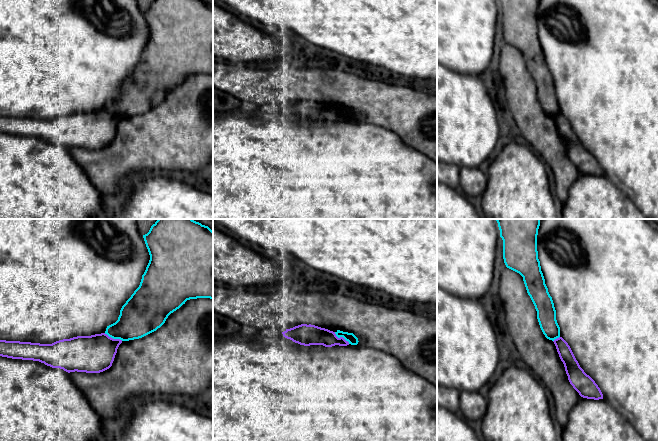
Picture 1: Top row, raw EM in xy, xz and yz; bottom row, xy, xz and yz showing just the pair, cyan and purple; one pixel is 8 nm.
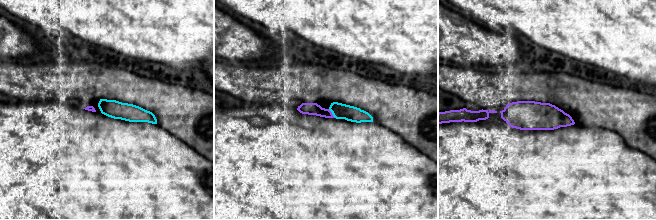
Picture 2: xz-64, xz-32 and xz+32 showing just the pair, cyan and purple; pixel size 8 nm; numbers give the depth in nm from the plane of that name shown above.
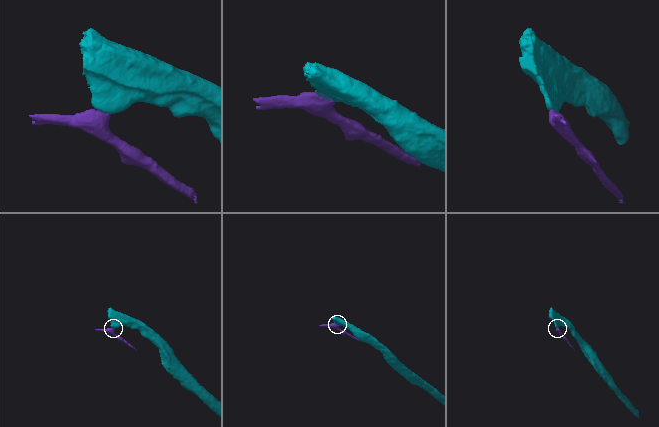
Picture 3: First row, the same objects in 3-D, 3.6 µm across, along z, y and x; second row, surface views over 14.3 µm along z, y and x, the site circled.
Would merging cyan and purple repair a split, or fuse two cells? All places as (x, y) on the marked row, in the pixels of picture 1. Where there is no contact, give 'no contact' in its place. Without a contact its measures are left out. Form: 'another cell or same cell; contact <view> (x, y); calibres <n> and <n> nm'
another cell; contact xy (113, 338); calibres 300 and 300 nm

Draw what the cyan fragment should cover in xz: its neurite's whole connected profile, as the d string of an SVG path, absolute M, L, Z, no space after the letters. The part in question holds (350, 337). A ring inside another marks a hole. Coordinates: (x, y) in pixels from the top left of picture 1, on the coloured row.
M337 330L335 334L338 338L343 337L351 345L357 345L359 342L358 338L353 333L348 333L348 332Z

